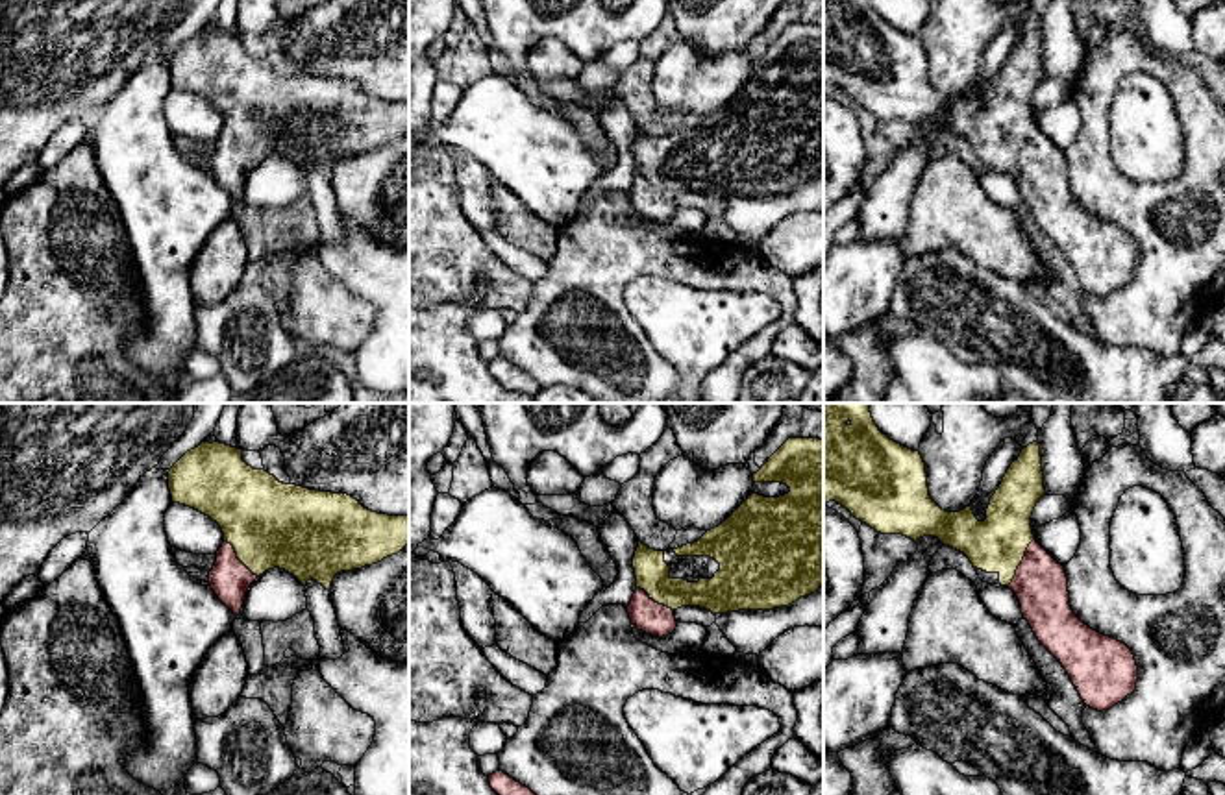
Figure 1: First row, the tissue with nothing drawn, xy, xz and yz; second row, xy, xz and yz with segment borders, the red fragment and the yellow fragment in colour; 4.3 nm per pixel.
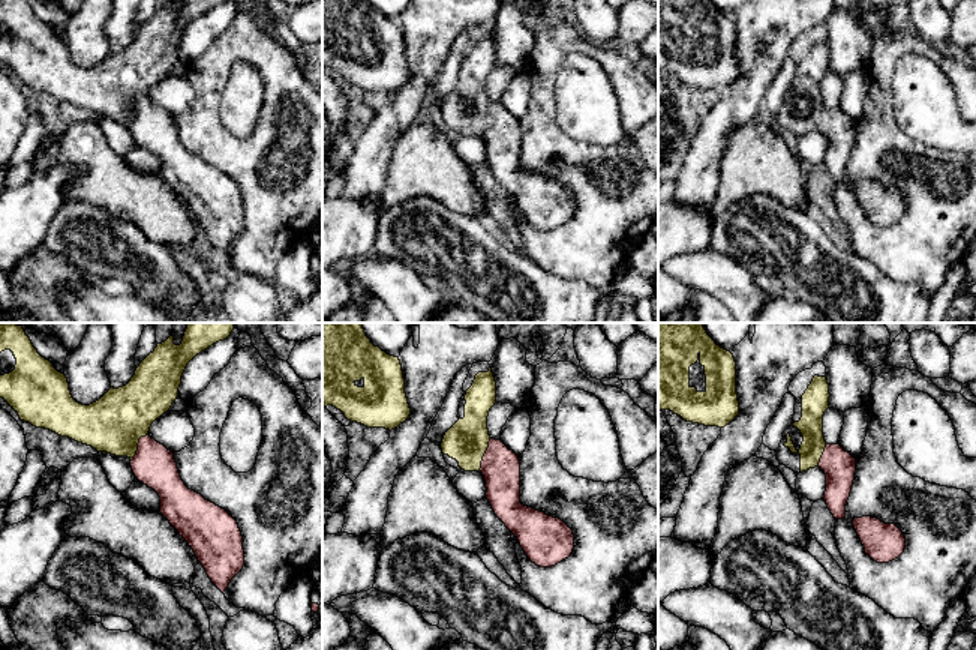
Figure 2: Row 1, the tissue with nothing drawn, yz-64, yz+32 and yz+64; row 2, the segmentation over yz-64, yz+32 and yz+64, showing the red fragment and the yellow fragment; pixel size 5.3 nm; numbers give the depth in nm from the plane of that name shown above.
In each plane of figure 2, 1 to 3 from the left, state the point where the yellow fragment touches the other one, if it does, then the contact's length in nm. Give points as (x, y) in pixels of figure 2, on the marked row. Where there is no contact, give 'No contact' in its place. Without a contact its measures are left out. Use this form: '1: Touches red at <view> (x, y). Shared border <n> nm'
1: Touches red at yz-64 (138, 446). Shared border 180 nm
2: Touches red at yz+32 (485, 454). Shared border 180 nm
3: Touches red at yz+64 (822, 455). Shared border 130 nm

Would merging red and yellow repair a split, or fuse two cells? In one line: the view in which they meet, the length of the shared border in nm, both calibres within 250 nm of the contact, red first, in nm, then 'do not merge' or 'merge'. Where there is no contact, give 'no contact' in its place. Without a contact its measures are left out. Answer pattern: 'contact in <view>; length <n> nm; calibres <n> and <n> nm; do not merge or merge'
contact in yz; length 240 nm; calibres 240 and 240 nm; merge

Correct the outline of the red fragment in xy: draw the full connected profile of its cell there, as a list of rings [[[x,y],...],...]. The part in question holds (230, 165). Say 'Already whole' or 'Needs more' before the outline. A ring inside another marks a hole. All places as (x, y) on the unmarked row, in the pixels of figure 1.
Needs more. [[[218,26],[187,37],[168,57],[168,76],[172,89],[191,92],[220,111],[224,129],[209,157],[209,172],[235,203],[252,168],[268,155],[279,153],[303,172],[313,165],[331,176],[337,159],[377,150],[409,129],[409,102],[372,98],[348,80],[283,70],[268,57],[248,52],[242,35]]]

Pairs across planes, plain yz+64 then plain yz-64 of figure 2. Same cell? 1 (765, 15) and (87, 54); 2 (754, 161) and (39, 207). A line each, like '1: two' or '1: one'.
1: one
2: two

